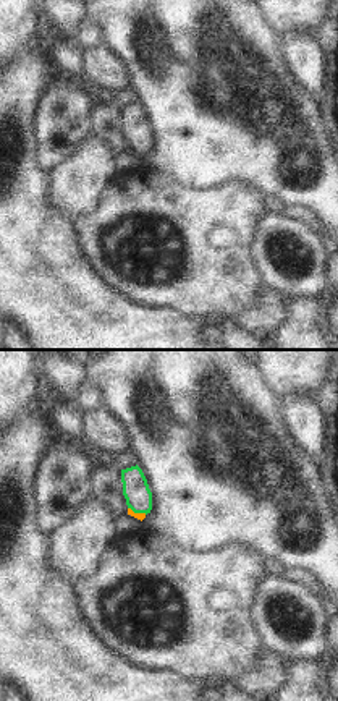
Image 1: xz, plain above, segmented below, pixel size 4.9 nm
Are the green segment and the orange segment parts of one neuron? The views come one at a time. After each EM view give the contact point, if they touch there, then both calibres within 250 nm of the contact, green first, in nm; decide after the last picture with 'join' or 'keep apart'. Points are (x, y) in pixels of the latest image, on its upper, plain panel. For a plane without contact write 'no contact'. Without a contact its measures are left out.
meets green at (138, 149); 130 nm thick on the green side, 40 nm on the other

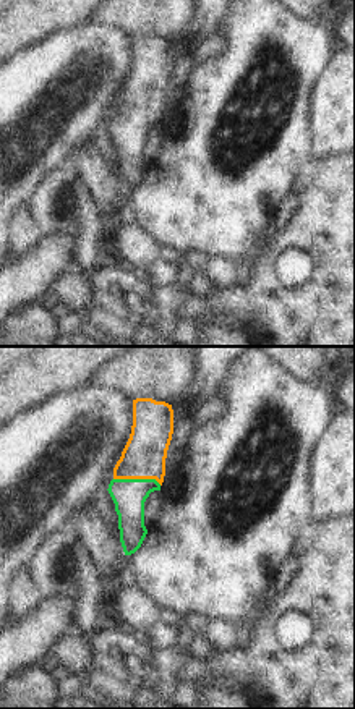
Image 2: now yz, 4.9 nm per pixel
meets green at (138, 117); 160 nm thick on the green side, 220 nm on the other

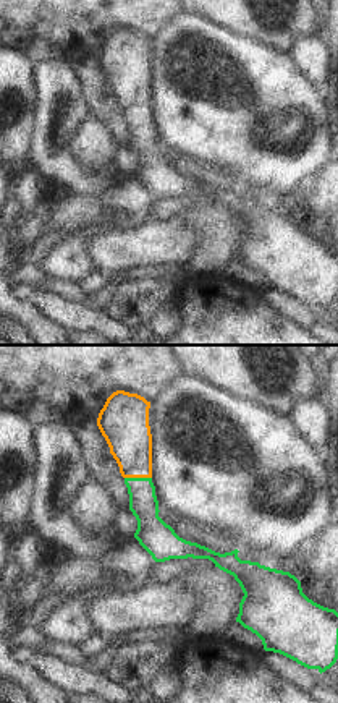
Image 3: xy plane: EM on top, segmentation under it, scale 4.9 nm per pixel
meets green at (138, 115); 140 nm thick on the green side, 220 nm on the other

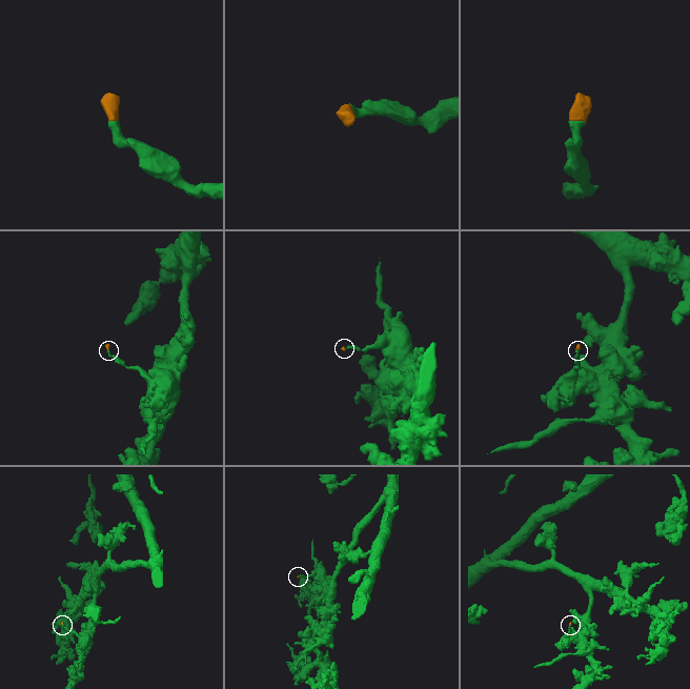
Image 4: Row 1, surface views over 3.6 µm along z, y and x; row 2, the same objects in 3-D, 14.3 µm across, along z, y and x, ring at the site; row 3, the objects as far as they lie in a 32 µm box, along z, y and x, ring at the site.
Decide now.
join

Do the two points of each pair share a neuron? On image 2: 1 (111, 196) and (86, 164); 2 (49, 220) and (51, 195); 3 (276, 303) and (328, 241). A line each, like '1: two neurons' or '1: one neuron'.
1: one neuron
2: one neuron
3: one neuron

